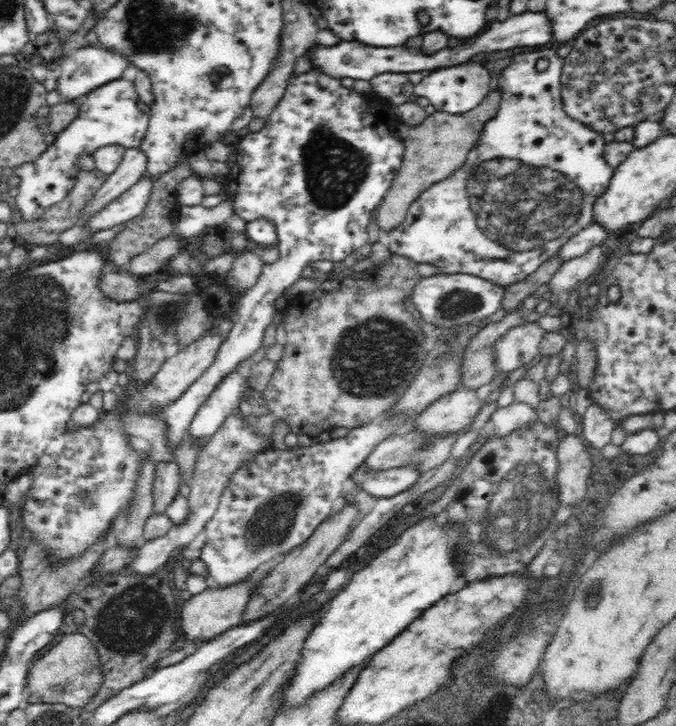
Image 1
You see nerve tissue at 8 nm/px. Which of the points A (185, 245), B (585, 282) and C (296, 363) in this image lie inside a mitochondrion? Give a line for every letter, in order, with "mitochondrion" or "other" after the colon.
A: other
B: other
C: other

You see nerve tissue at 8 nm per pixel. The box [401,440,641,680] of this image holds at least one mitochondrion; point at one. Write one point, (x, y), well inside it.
(515, 515)

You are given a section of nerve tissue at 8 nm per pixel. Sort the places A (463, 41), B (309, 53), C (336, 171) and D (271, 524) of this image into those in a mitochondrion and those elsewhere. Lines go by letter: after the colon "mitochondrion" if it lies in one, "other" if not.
A: other
B: other
C: mitochondrion
D: mitochondrion

